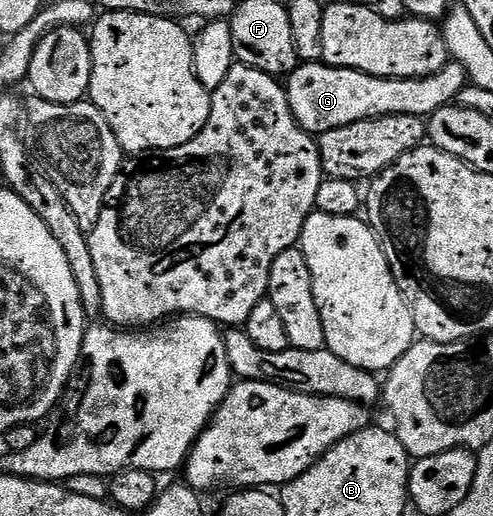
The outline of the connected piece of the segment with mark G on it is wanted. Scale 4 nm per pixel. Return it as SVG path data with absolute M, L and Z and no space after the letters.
M324 62L302 63L287 77L289 105L299 122L299 126L310 134L320 134L327 130L335 130L339 126L353 126L355 122L363 122L380 116L419 116L428 118L441 108L448 108L456 101L458 94L467 86L467 77L463 66L456 62L445 64L434 76L415 78L379 78L371 74L363 74L354 68L333 68Z

